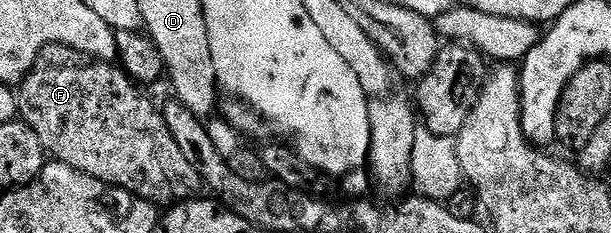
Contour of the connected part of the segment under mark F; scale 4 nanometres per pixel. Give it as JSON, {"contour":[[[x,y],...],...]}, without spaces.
{"contour":[[[51,43],[39,51],[34,66],[17,88],[17,114],[23,123],[30,126],[32,133],[40,137],[40,145],[51,160],[66,163],[80,173],[111,183],[113,187],[157,205],[197,196],[198,187],[203,186],[199,168],[190,163],[184,157],[183,150],[176,145],[159,104],[154,104],[142,91],[145,90],[121,66],[104,59],[94,59],[75,47]]]}

